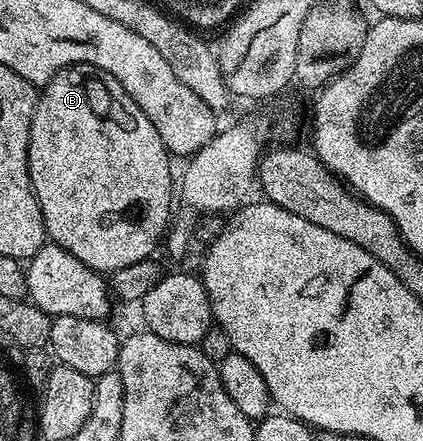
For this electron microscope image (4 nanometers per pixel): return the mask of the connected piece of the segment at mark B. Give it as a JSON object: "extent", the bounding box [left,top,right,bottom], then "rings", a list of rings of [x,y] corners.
{"extent":[27,64,173,274],"rings":[[[72,64],[70,68],[62,68],[60,72],[47,84],[42,85],[35,101],[35,113],[31,123],[31,133],[29,134],[29,150],[27,151],[27,165],[31,175],[31,185],[35,191],[37,202],[41,206],[43,215],[43,226],[52,244],[60,244],[73,258],[85,262],[94,272],[100,274],[110,274],[121,270],[125,266],[133,266],[133,262],[141,262],[152,255],[151,251],[155,247],[160,247],[165,233],[173,220],[173,180],[171,184],[171,163],[172,157],[169,155],[165,142],[161,142],[161,134],[157,134],[157,126],[149,122],[145,116],[145,110],[129,98],[125,86],[113,78],[113,74],[105,74],[98,68],[88,64]]]}

